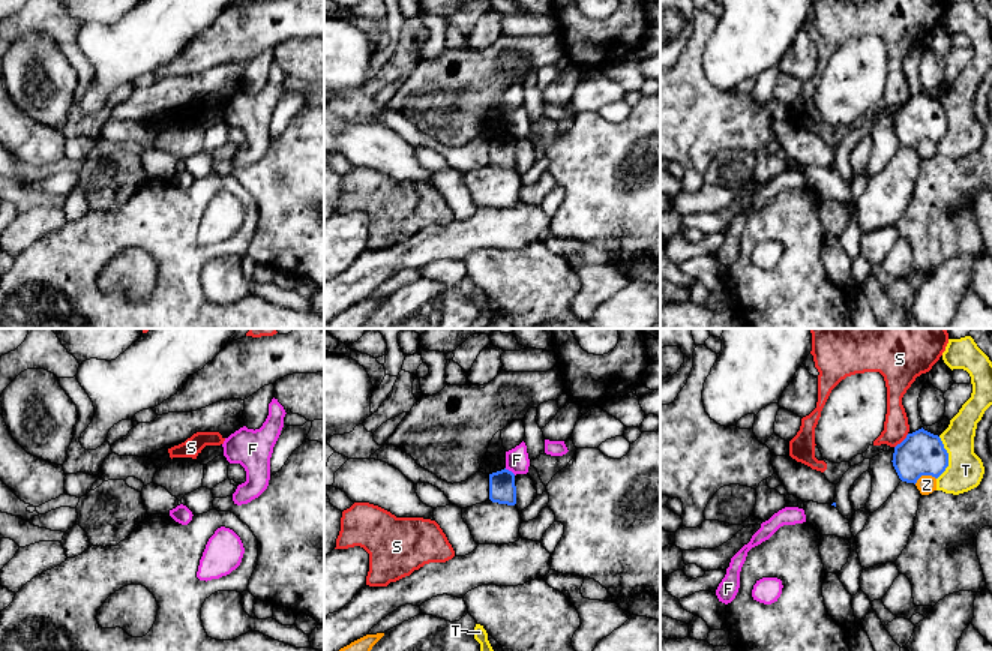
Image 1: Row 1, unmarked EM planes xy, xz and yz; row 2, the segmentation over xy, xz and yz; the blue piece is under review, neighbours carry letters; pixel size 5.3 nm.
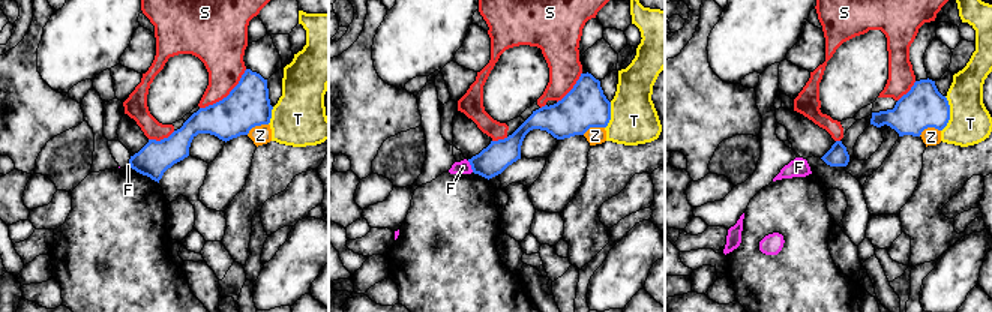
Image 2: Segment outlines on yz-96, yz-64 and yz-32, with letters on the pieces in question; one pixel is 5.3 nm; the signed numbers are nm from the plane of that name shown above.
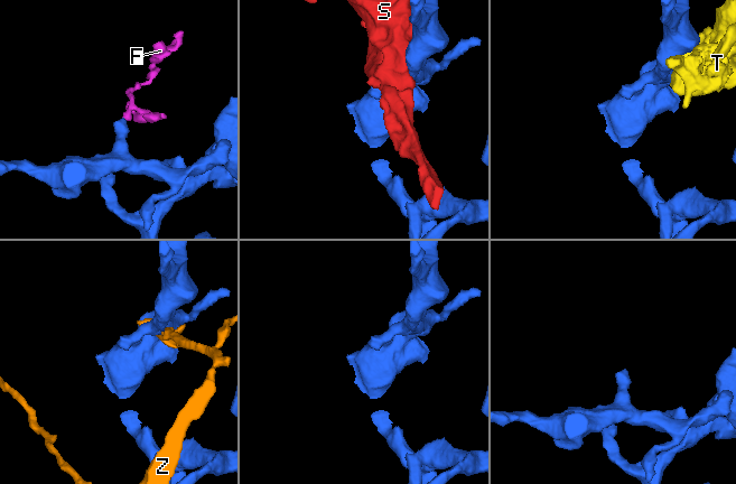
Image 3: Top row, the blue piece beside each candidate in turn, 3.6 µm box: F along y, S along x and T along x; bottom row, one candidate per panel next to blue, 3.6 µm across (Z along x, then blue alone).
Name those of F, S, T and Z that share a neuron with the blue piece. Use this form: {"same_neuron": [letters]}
{"same_neuron": []}

